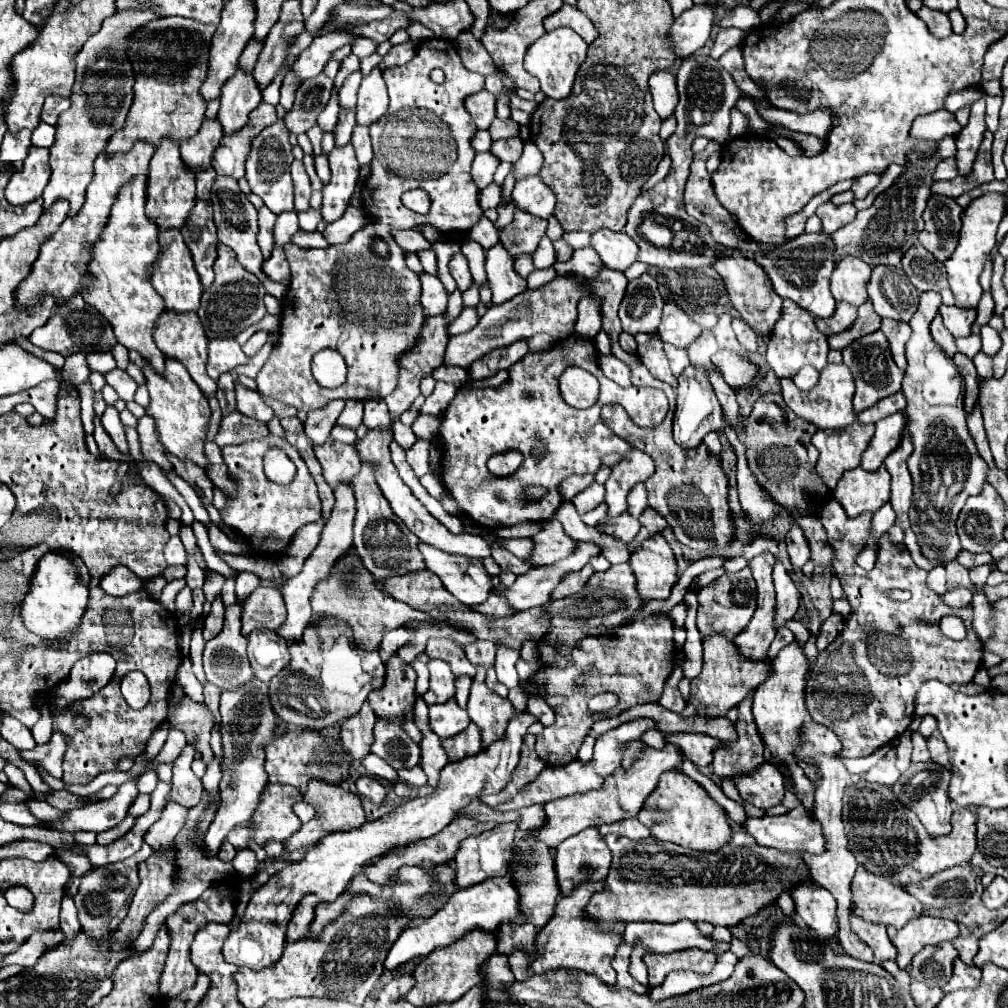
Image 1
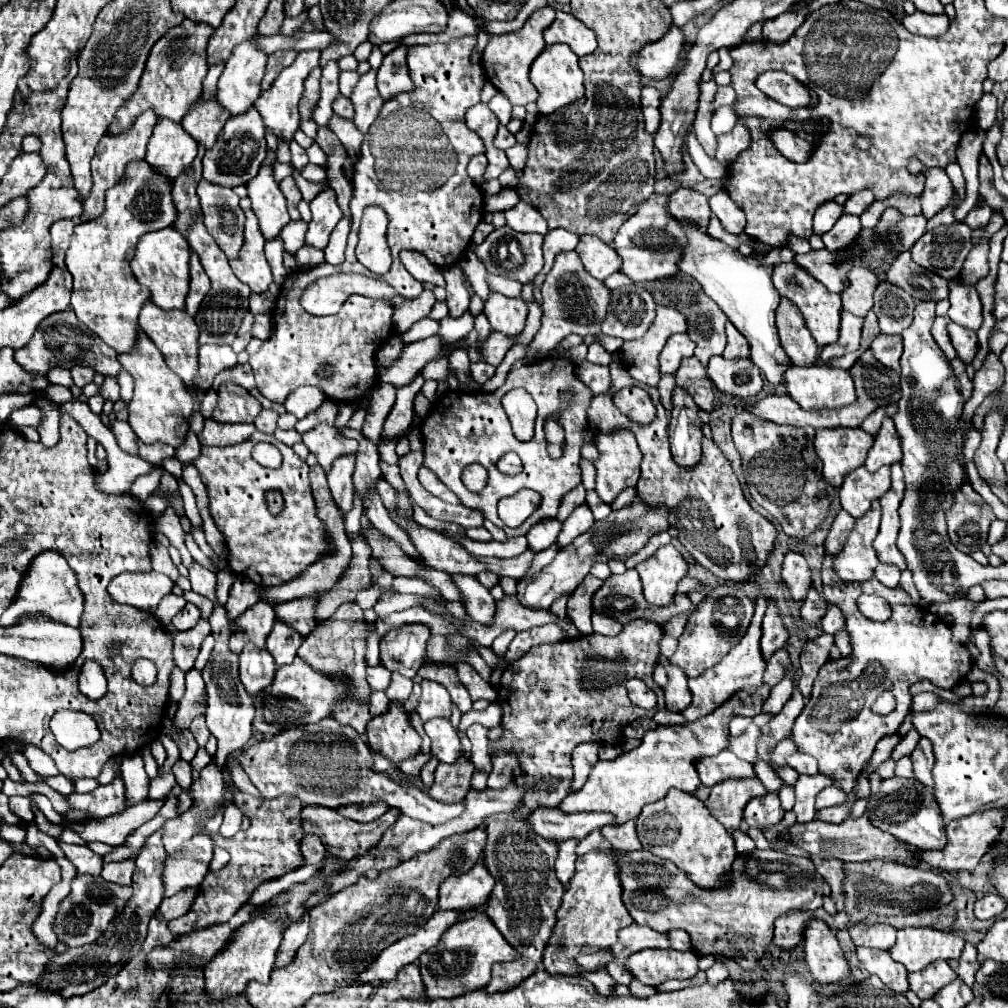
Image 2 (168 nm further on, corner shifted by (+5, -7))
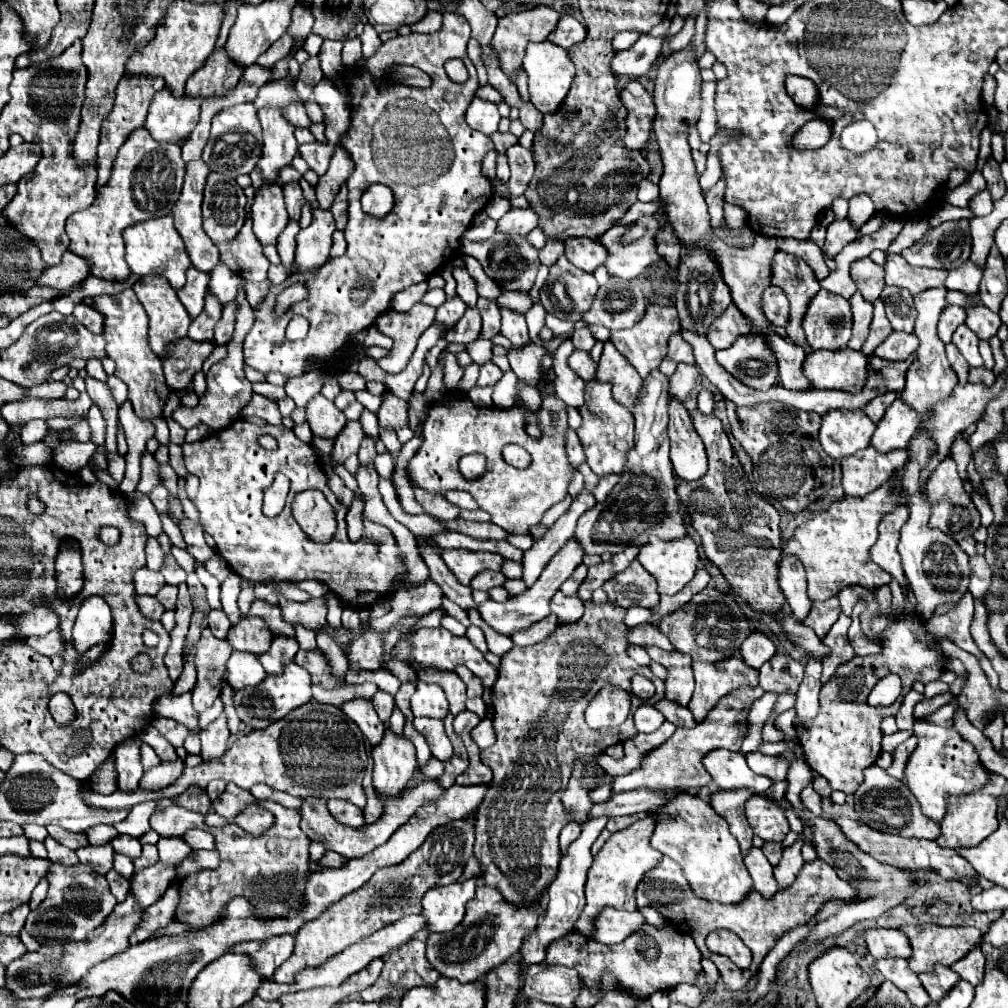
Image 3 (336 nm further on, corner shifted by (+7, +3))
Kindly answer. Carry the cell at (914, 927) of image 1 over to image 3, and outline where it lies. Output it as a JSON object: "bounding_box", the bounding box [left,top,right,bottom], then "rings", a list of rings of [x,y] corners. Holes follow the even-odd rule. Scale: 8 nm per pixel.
{"bounding_box":[902,924,982,972],"rings":[[[936,924],[904,926],[902,932],[908,936],[912,946],[912,958],[908,958],[908,966],[914,968],[914,972],[924,972],[932,964],[954,964],[970,948],[978,946],[982,936],[982,932],[976,928],[944,928]]]}

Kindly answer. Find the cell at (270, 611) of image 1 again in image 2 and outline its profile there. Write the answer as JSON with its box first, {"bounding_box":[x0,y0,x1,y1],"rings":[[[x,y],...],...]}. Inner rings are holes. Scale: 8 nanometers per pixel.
{"bounding_box":[230,602,276,654],"rings":[[[266,602],[254,604],[250,610],[246,610],[246,614],[240,614],[236,618],[236,630],[230,640],[230,650],[240,654],[248,642],[252,642],[258,648],[264,648],[274,622],[276,614],[270,604]]]}

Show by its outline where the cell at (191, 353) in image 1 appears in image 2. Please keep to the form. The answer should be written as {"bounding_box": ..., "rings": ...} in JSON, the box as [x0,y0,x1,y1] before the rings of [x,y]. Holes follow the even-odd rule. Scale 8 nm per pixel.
{"bounding_box":[140,302,198,386],"rings":[[[146,302],[140,310],[140,328],[156,344],[164,362],[172,372],[176,372],[186,386],[192,386],[192,378],[198,372],[198,326],[184,310],[162,310],[154,302]]]}

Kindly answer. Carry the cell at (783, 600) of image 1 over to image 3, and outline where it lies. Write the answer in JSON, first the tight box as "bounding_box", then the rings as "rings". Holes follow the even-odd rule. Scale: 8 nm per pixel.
{"bounding_box":[740,630,776,668],"rings":[[[754,630],[740,646],[740,654],[744,662],[752,668],[760,668],[766,660],[772,658],[774,652],[776,652],[776,646],[772,638],[762,630]]]}

